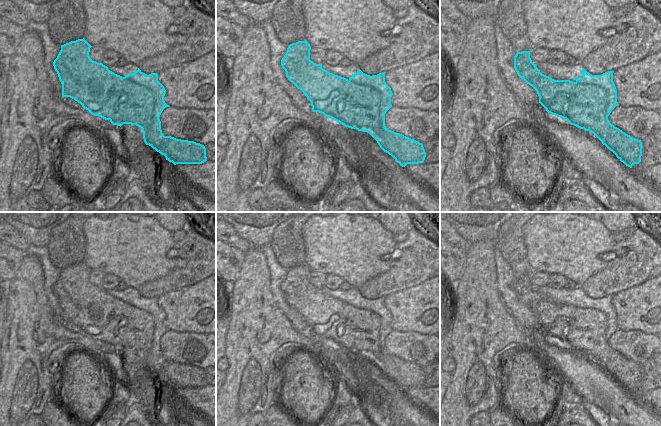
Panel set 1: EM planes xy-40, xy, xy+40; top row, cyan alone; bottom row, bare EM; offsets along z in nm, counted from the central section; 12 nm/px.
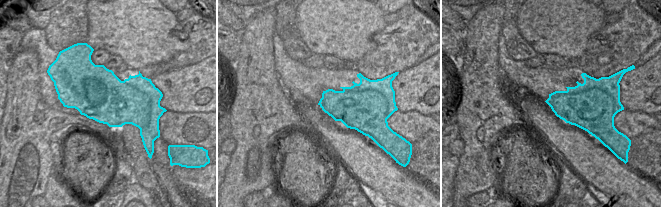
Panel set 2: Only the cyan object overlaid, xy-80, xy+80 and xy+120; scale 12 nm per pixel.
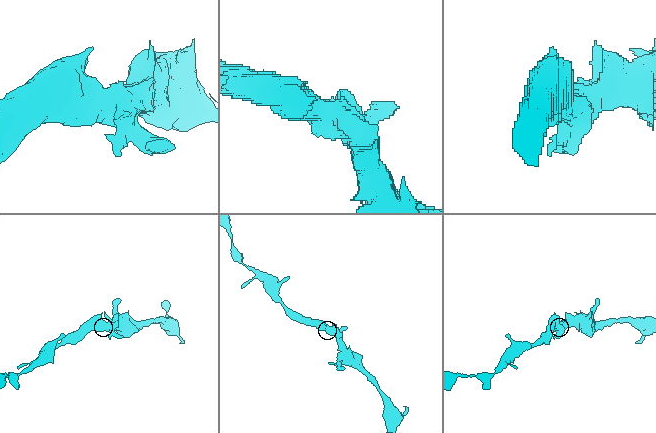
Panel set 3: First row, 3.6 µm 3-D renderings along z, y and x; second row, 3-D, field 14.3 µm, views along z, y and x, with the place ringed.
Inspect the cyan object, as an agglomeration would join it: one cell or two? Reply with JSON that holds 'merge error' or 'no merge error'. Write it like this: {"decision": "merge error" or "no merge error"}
{"decision": "no merge error"}

